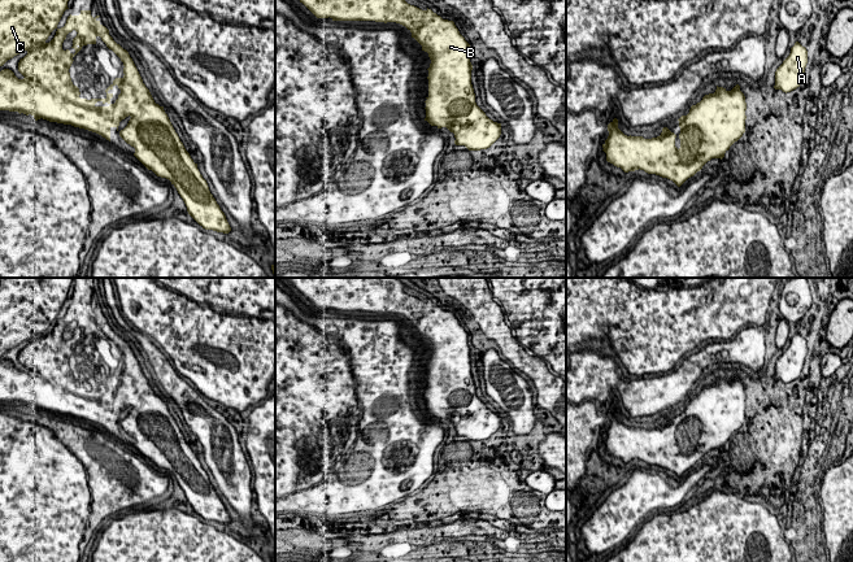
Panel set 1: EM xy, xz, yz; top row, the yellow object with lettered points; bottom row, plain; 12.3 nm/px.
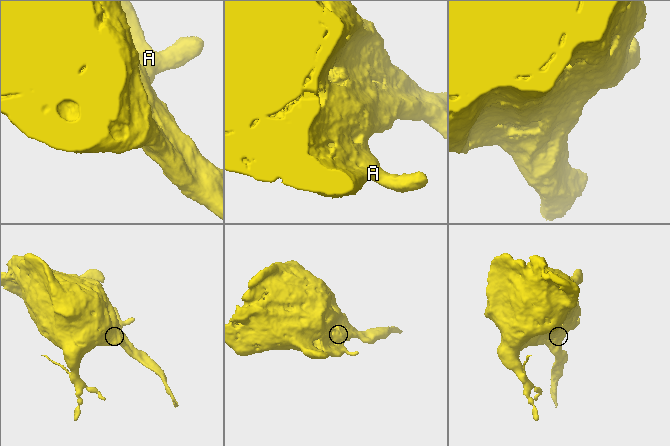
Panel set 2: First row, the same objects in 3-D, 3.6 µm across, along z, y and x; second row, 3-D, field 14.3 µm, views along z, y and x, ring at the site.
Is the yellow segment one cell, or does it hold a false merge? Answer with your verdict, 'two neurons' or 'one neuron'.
two neurons

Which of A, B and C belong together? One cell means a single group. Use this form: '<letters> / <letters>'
A / B C

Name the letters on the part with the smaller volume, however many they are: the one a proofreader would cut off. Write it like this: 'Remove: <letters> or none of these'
Remove: A

